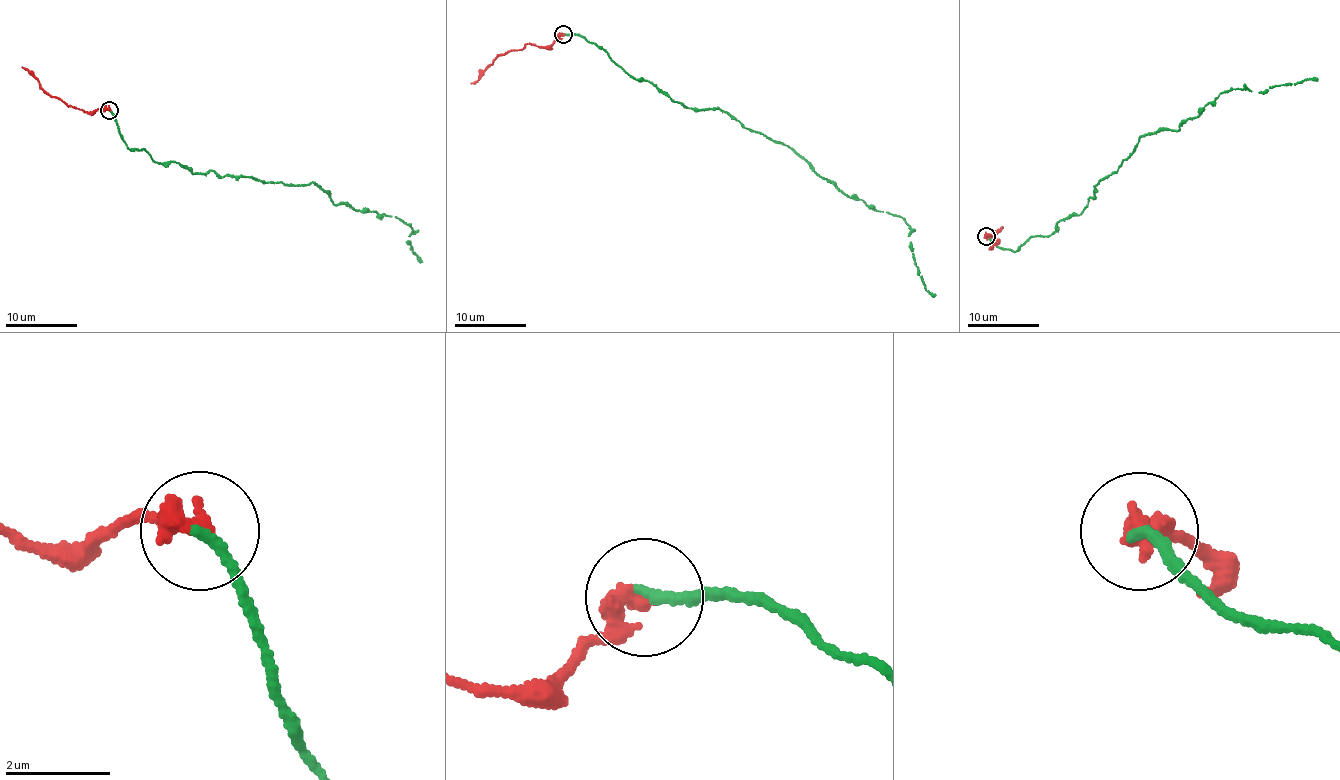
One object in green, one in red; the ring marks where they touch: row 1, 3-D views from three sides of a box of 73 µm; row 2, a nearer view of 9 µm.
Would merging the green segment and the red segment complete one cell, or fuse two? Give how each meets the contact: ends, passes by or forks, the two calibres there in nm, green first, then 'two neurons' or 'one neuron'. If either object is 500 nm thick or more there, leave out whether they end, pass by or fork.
green ends there; red ends there; 200 nm thick on the green side, 420 nm on the other; two neurons

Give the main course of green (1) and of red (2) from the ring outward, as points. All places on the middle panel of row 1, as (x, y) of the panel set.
1: (563, 34), (605, 48), (672, 101), (729, 112), (849, 198), (900, 217), (917, 275), (935, 296)
2: (563, 34), (548, 47), (527, 44), (523, 48), (509, 50), (470, 83)

